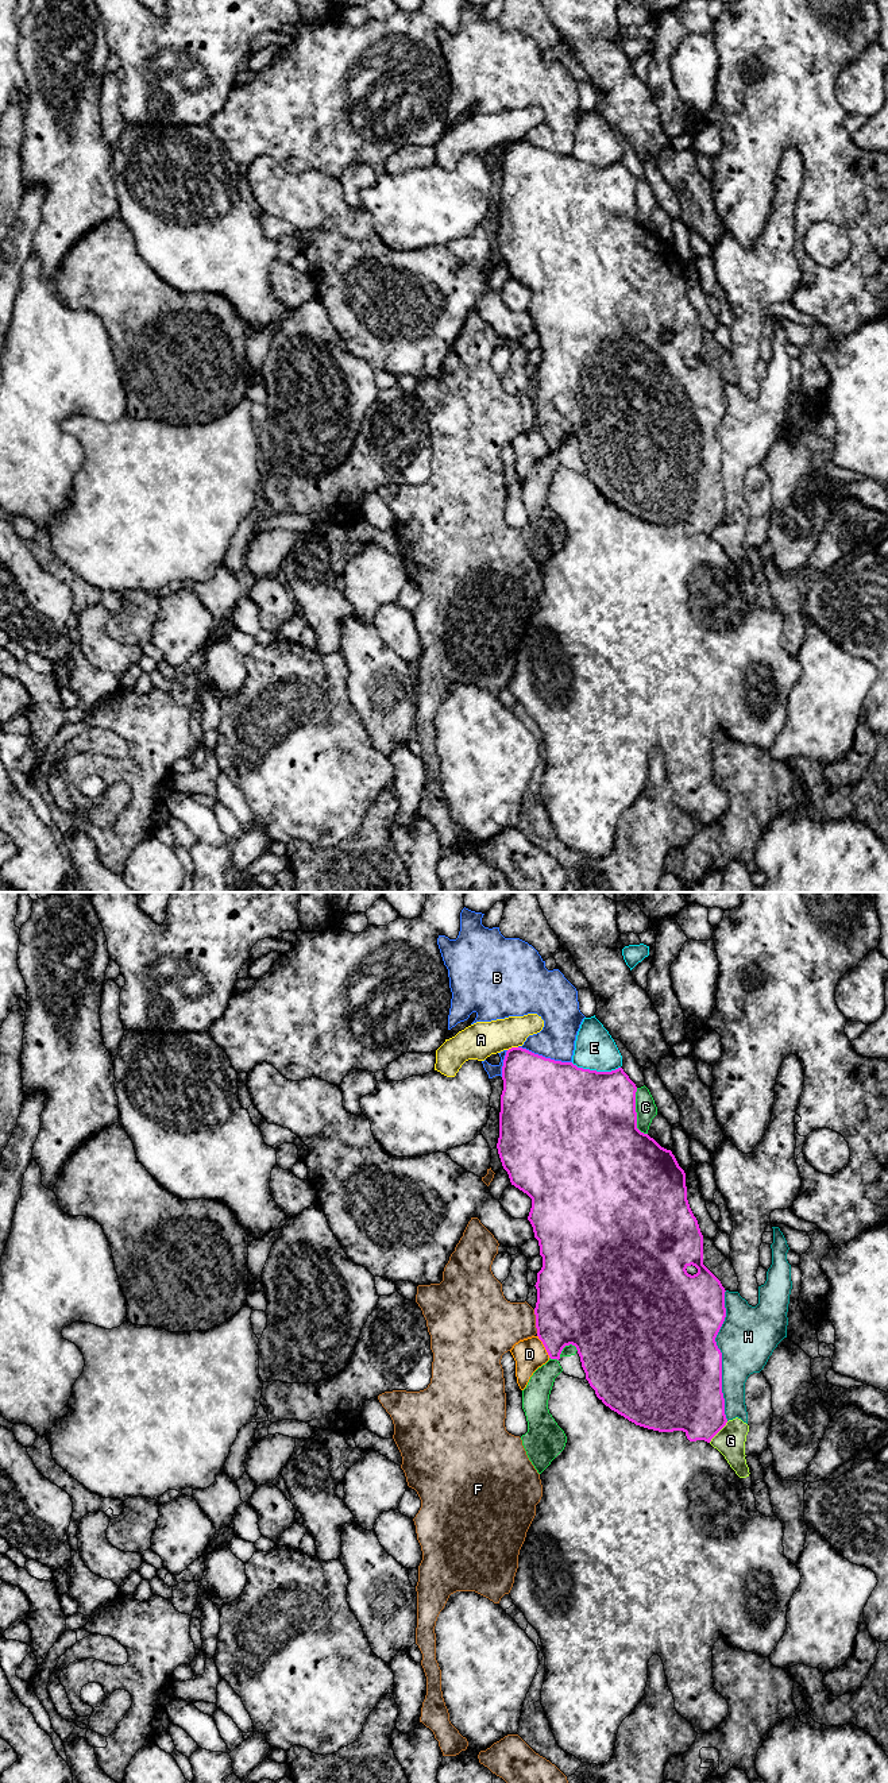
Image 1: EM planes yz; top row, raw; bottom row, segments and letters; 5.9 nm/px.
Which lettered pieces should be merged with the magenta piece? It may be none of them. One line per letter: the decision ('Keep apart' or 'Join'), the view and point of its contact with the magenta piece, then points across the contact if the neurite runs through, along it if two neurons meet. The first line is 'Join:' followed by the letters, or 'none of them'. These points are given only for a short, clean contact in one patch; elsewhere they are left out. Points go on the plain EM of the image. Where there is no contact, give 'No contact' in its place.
Join: none of them
A: Keep apart. Touches magenta at yz (512, 141)
B: Keep apart. Touches magenta at yz (544, 150)
C: Keep apart. Touches magenta at yz (636, 205)
D: Keep apart. Touches magenta at yz (544, 439)
E: Keep apart. Touches magenta at yz (595, 163)
F: Keep apart. Touches magenta at yz (536, 415)
G: Keep apart. Touches magenta at yz (718, 524)
H: Keep apart. Touches magenta at yz (721, 448)

